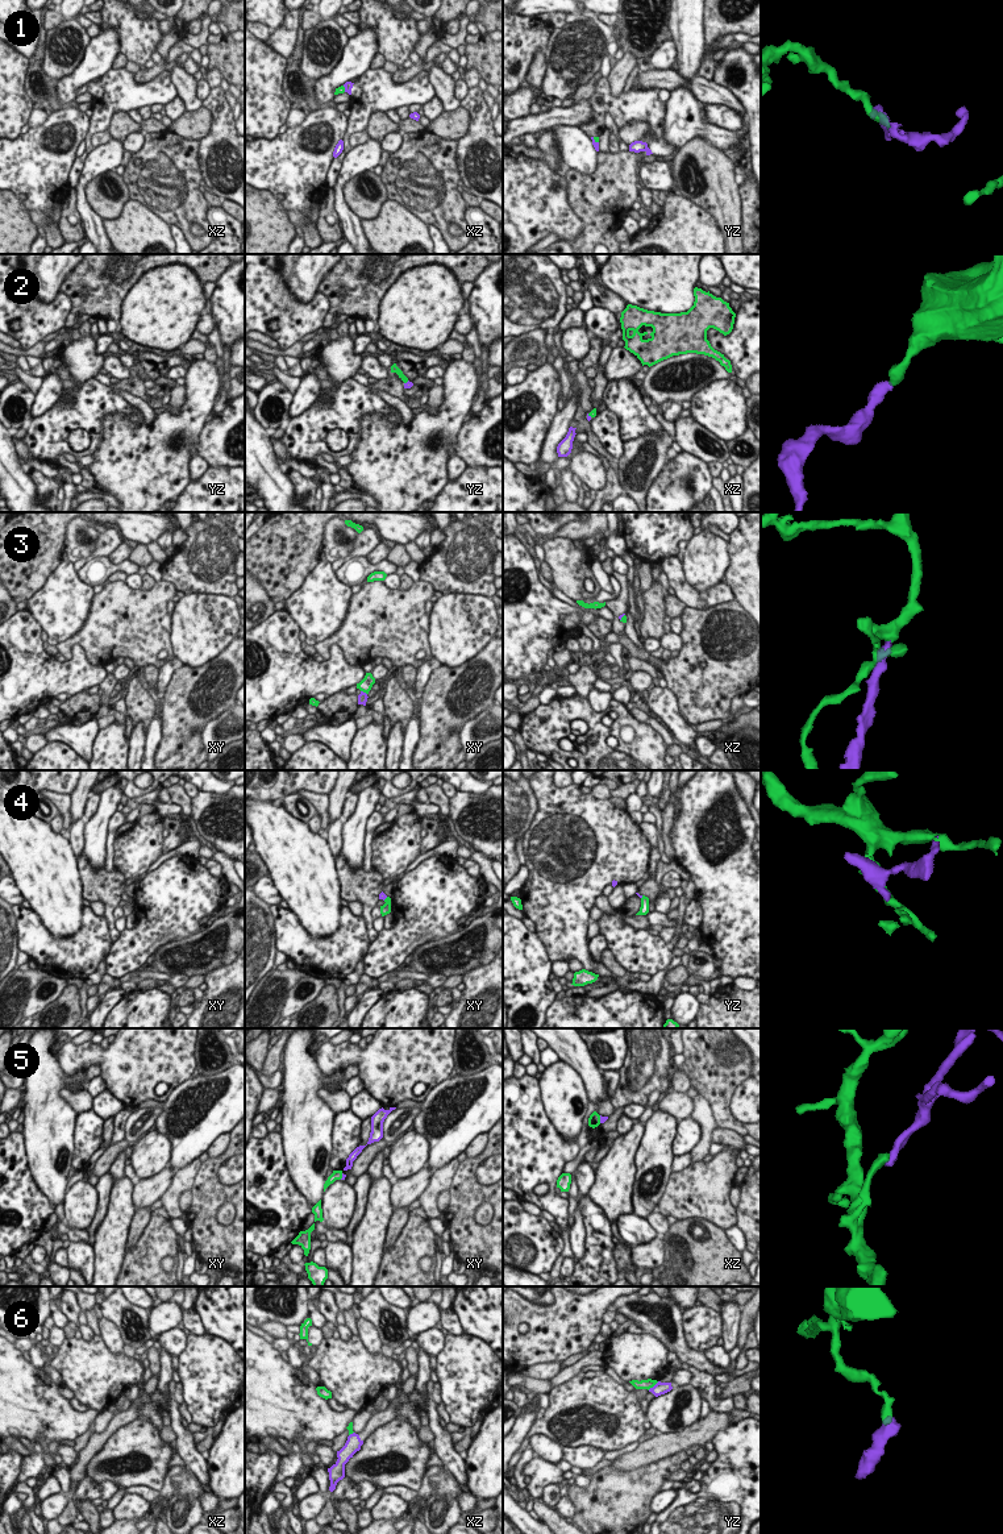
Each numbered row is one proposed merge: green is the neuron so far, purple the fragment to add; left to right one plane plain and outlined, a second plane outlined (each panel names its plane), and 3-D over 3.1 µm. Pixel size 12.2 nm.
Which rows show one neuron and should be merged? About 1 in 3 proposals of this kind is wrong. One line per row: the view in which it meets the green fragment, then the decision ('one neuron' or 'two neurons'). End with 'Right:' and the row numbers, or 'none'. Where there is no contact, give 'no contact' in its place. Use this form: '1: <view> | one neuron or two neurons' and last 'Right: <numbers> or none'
1: yz | one neuron
2: xz | one neuron
3: xy | one neuron
4: xy | one neuron
5: xz | two neurons
6: yz | two neurons
Right: 1, 2, 3, 4

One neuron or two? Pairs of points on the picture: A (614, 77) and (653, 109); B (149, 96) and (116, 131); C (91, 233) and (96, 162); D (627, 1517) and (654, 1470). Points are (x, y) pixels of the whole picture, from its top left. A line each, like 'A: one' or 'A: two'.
A: two
B: two
C: one
D: one

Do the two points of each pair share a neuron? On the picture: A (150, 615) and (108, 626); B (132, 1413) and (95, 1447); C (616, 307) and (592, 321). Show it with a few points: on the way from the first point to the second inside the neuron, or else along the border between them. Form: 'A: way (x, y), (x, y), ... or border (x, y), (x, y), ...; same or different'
A: way (140, 619), (136, 623), (119, 624); same
B: way (123, 1418), (103, 1438); same
C: border (594, 306), (608, 308), (615, 314); different

